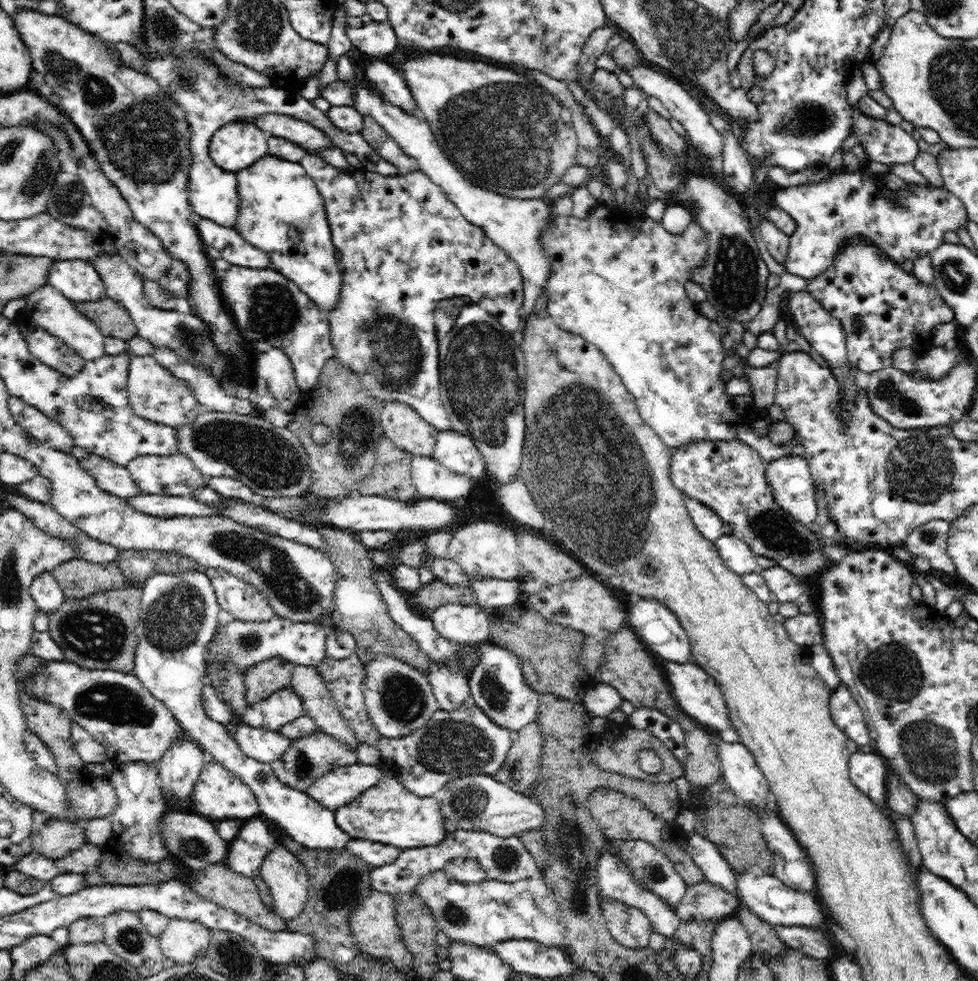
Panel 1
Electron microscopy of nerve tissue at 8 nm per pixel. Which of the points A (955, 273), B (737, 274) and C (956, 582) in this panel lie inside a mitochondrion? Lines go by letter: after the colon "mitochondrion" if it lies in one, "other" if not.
A: mitochondrion
B: mitochondrion
C: other

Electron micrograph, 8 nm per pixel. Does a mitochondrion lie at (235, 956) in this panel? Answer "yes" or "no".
yes

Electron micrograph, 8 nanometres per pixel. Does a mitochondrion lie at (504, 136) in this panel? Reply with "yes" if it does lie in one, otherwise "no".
yes

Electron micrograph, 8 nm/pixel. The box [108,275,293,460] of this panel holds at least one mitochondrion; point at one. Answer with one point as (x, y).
(188, 341)

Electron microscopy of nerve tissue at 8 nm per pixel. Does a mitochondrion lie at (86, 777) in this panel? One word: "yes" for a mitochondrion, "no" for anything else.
no

